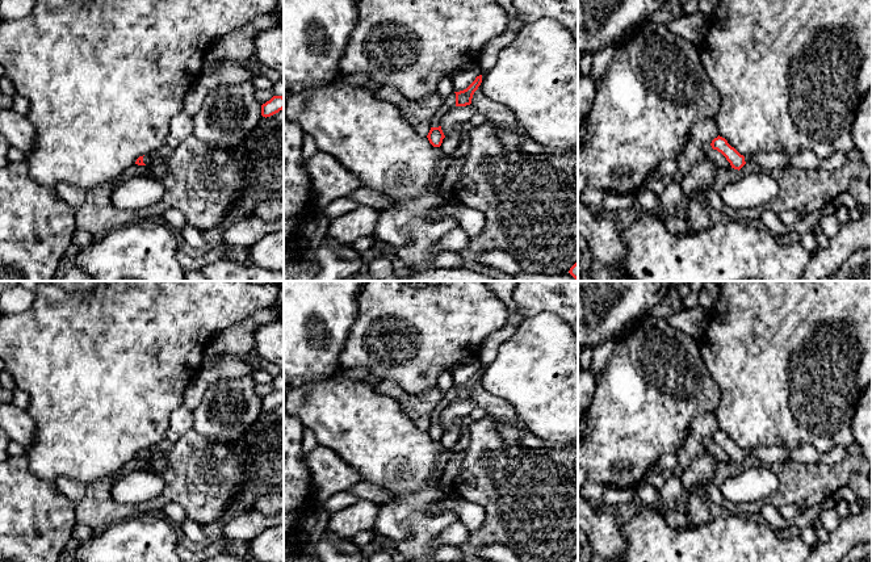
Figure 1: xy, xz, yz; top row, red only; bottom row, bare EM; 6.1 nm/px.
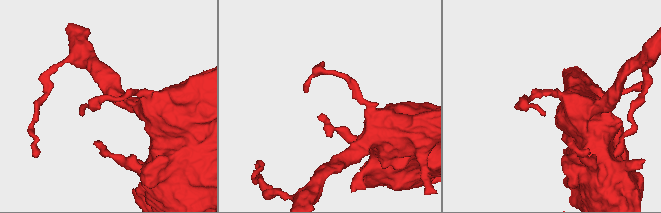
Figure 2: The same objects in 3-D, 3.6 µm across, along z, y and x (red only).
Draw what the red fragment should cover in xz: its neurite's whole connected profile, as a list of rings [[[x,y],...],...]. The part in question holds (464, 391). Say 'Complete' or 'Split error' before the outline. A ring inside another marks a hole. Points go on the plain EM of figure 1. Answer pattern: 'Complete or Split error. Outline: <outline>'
Complete. Outline: [[[482,369],[477,370],[475,374],[464,385],[456,387],[456,400],[466,400],[471,398],[474,386],[482,377]]]

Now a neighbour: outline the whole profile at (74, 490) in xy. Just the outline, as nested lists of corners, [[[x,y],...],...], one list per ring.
[[[59,477],[54,479],[54,483],[60,492],[75,503],[77,503],[85,494],[85,486],[70,478]]]

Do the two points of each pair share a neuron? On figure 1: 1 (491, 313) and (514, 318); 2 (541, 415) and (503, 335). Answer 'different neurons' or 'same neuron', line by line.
1: different neurons
2: different neurons

